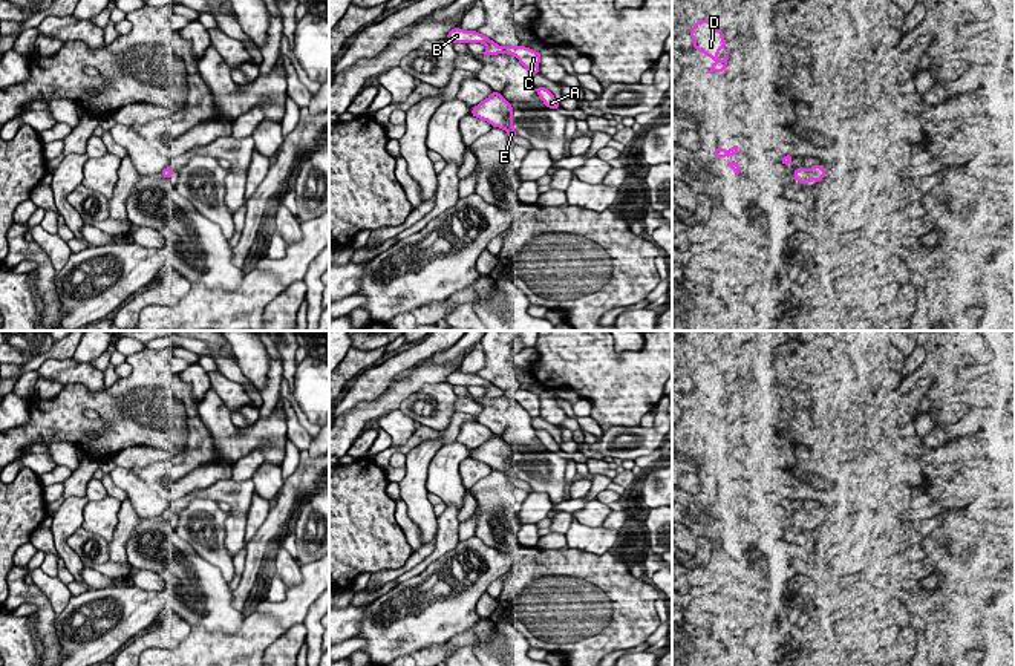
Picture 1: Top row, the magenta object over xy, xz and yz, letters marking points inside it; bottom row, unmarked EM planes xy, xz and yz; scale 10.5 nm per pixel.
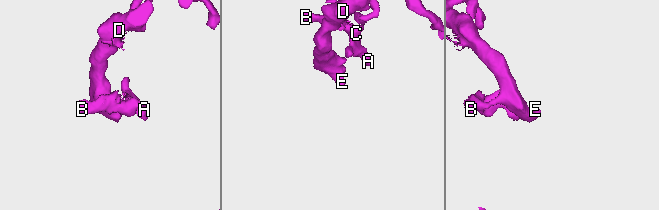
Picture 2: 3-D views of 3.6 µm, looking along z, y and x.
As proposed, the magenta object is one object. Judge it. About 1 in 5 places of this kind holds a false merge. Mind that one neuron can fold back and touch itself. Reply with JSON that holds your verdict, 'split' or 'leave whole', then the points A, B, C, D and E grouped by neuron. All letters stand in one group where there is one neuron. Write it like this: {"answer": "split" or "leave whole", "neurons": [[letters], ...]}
{"answer": "leave whole", "neurons": [["A", "B", "C", "D", "E"]]}

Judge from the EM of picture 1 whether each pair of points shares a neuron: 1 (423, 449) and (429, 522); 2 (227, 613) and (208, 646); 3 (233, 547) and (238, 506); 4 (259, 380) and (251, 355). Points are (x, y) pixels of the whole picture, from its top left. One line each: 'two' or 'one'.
1: one
2: two
3: one
4: one

